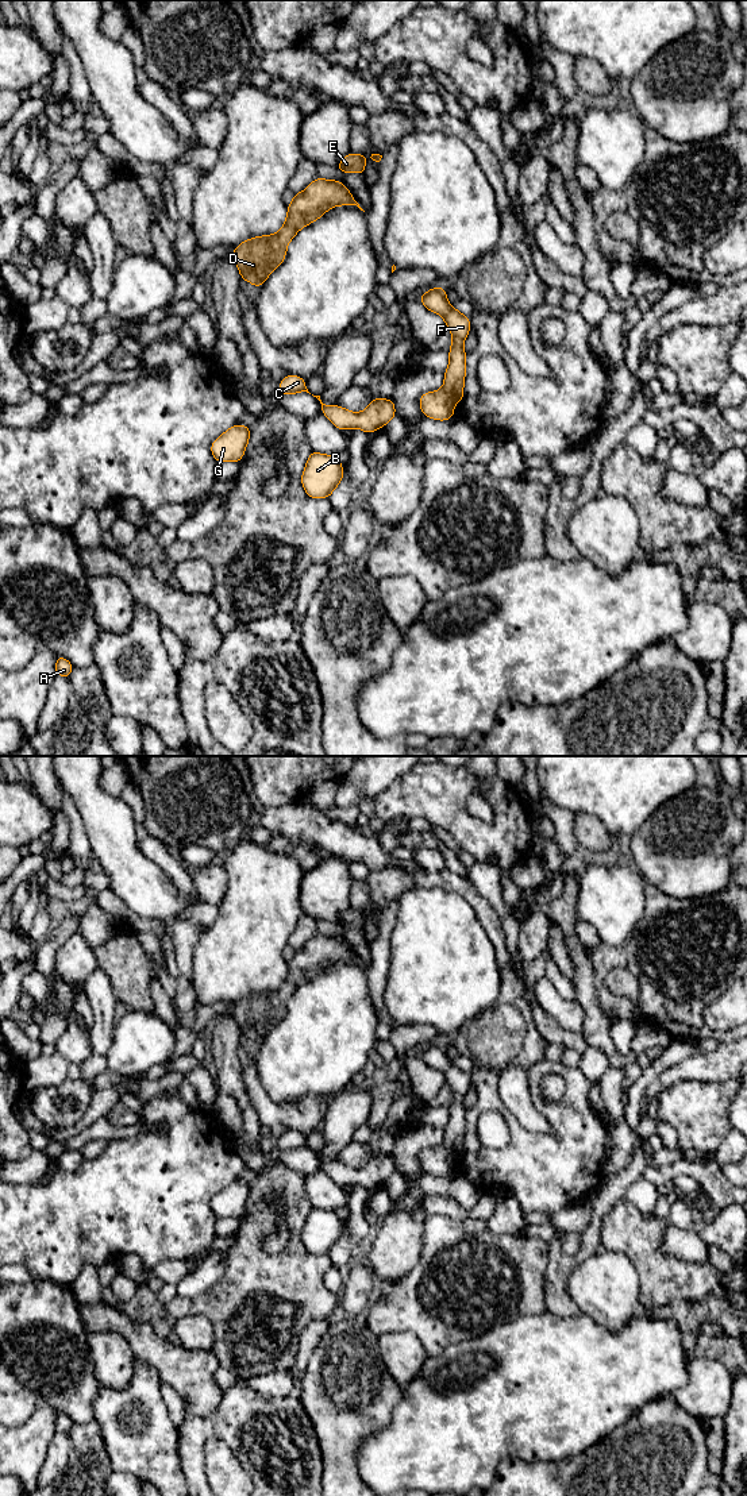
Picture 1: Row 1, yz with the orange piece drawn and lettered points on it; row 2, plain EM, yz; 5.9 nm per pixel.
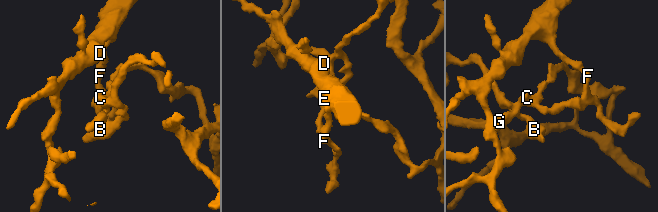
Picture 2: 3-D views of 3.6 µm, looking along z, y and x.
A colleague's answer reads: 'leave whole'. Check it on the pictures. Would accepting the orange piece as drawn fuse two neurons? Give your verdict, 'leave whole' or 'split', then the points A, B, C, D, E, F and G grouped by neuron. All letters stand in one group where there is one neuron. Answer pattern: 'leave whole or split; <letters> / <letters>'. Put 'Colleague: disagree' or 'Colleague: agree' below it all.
split; A D E F / B C G
Colleague: disagree

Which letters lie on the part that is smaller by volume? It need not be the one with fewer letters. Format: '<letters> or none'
A, D, E, F

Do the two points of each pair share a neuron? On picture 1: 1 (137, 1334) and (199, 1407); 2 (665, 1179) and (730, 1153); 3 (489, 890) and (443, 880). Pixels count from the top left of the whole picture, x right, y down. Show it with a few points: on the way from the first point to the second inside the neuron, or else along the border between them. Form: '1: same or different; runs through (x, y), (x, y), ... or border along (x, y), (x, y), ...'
1: same; runs through (156, 1352), (192, 1388)
2: different; border along (713, 1160), (720, 1164)
3: different; border along (465, 878), (496, 912)

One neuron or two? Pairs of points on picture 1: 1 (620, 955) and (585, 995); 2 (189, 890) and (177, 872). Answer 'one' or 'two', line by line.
1: two
2: one

